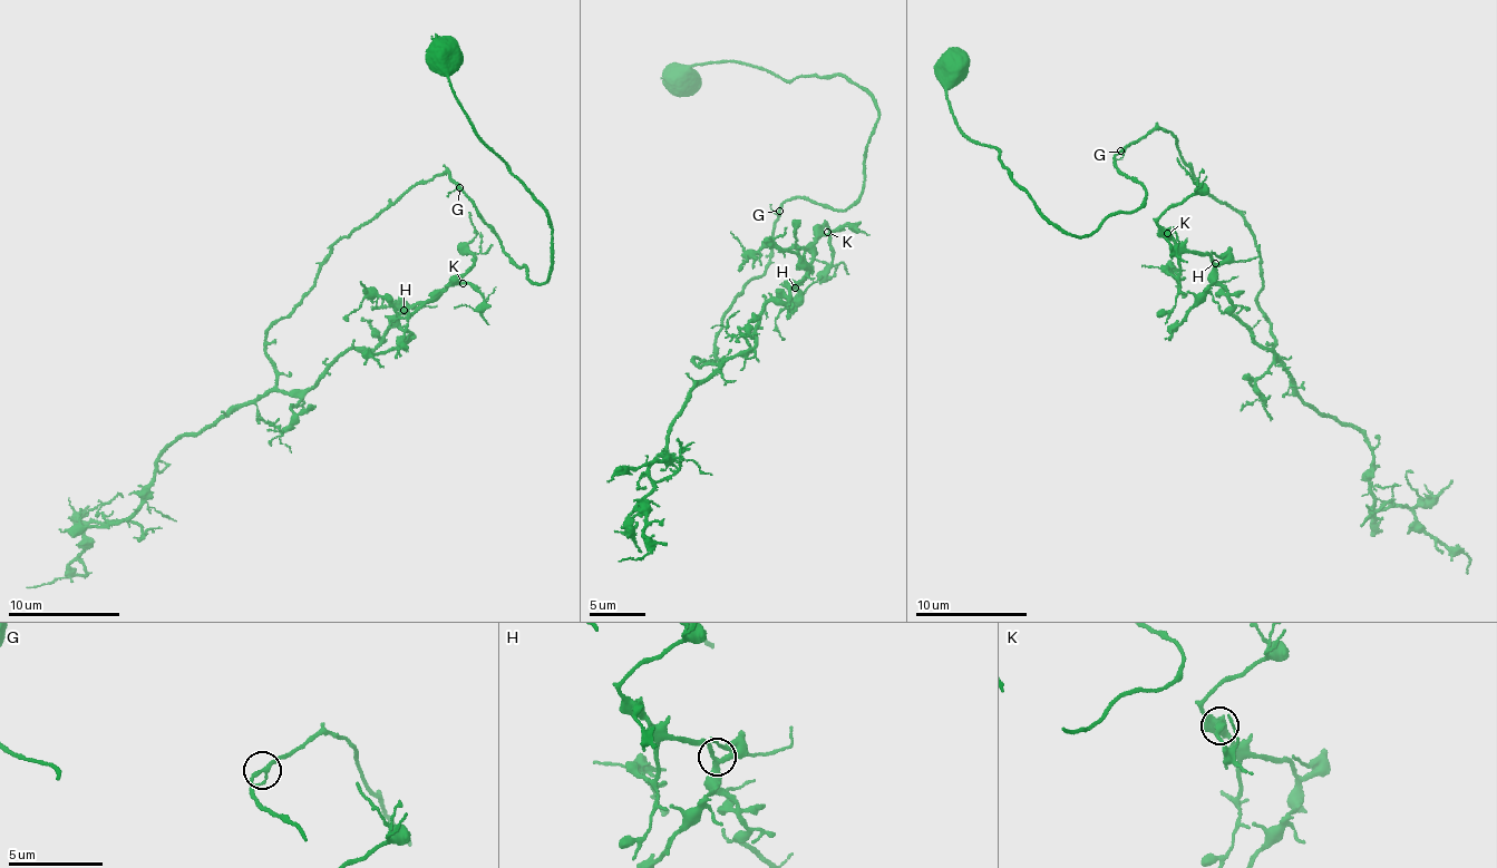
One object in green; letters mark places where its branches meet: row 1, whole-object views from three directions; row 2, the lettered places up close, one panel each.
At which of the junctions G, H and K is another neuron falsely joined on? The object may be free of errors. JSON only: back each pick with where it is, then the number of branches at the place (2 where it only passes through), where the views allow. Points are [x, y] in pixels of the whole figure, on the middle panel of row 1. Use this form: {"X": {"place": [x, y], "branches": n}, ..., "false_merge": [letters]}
{"false_merge": []}

